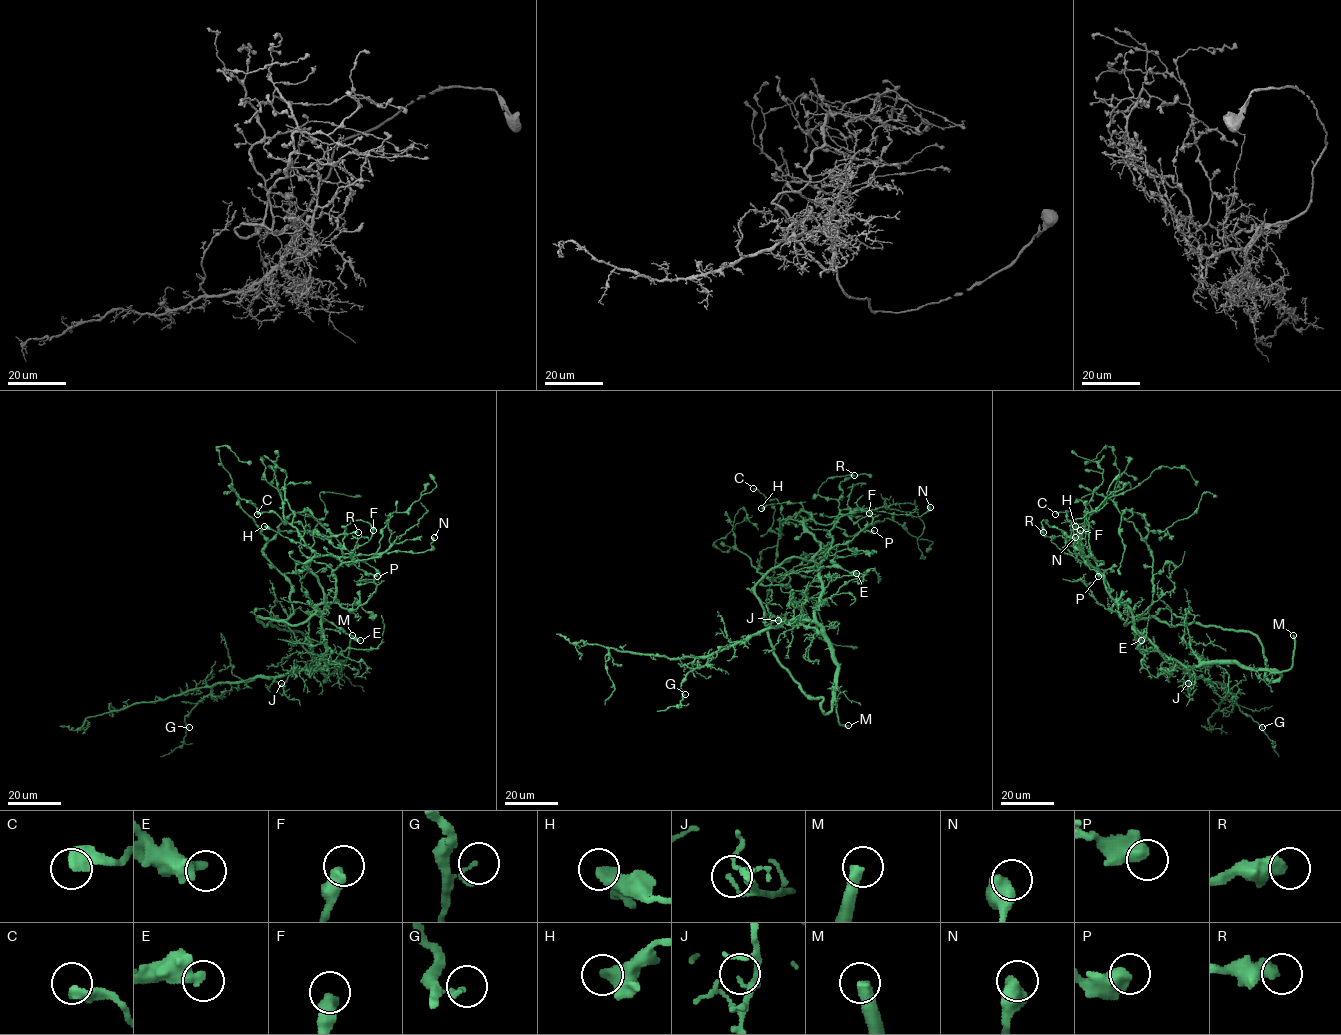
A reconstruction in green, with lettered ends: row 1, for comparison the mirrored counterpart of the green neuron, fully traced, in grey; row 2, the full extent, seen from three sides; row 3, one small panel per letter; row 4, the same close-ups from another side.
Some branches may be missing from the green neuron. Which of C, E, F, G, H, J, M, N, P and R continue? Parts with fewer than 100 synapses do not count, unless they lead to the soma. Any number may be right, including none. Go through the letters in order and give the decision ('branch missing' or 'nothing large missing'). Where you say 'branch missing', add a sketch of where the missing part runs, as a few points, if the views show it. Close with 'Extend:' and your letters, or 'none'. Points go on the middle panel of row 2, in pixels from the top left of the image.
C: nothing large missing
E: nothing large missing
F: nothing large missing
G: nothing large missing
H: nothing large missing
J: nothing large missing
M: branch missing; missing branch runs (848, 725), (862, 719), (859, 705), (960, 690)
N: nothing large missing
P: nothing large missing
R: nothing large missing
Extend: M

